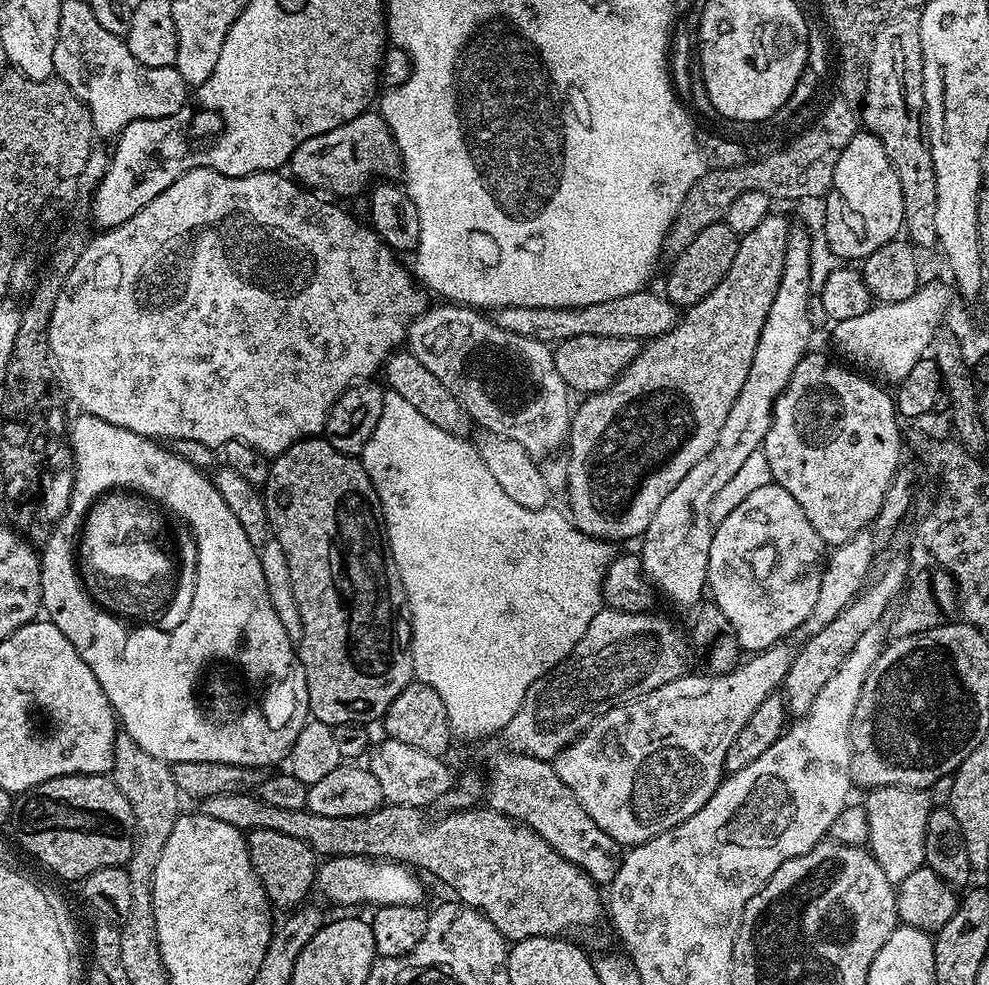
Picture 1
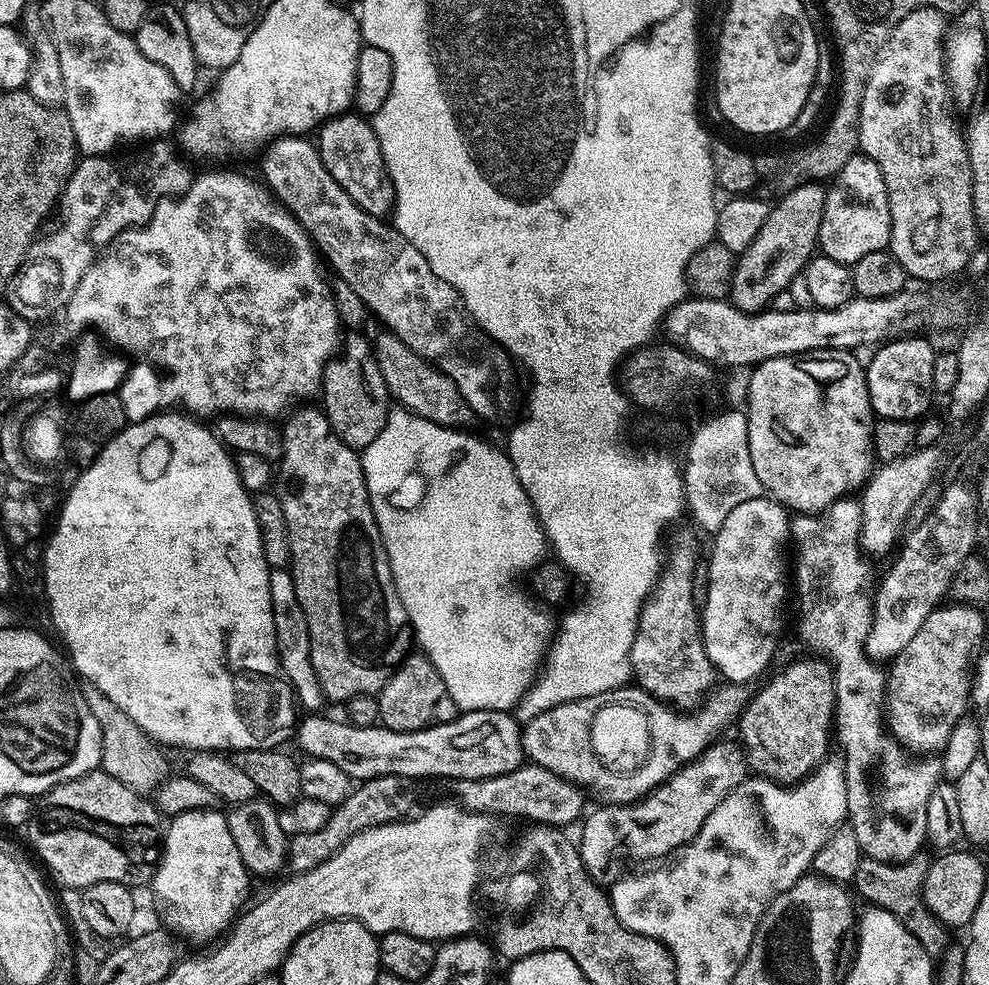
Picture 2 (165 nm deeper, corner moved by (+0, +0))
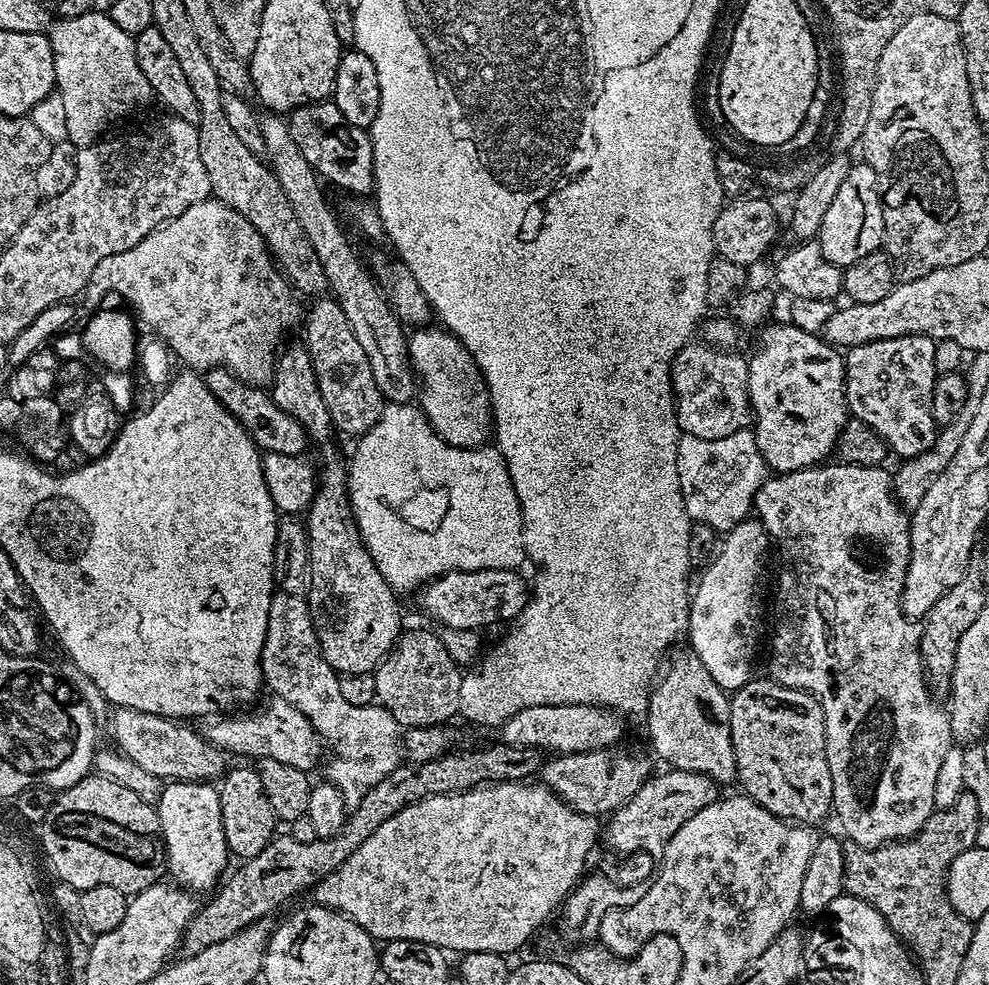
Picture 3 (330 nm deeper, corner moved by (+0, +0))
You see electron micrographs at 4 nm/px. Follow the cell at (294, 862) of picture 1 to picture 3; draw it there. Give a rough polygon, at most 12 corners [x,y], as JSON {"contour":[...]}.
{"contour":[[255,767],[219,781],[222,830],[233,857],[249,860],[278,821]]}

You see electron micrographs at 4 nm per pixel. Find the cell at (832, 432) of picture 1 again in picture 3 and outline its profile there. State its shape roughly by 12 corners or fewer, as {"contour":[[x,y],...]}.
{"contour":[[768,322],[748,361],[773,473],[823,465],[850,419],[844,356]]}

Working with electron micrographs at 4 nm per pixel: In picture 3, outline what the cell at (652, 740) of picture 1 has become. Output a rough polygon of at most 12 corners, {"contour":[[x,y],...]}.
{"contour":[[586,704],[530,706],[499,739],[548,754],[611,748],[619,715]]}

